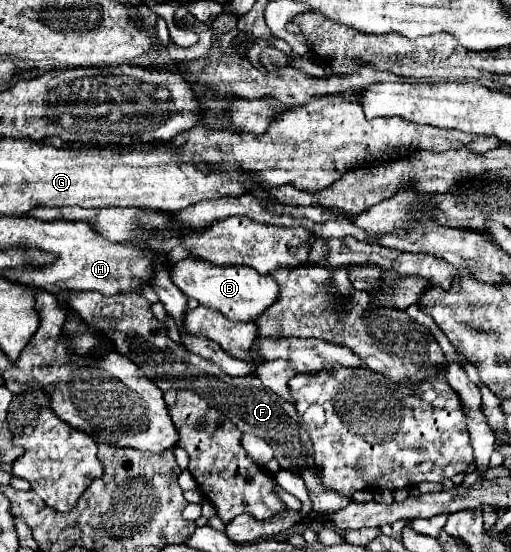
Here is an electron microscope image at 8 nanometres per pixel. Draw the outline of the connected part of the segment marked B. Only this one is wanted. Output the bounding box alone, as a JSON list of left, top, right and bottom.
[170,258,278,322]

